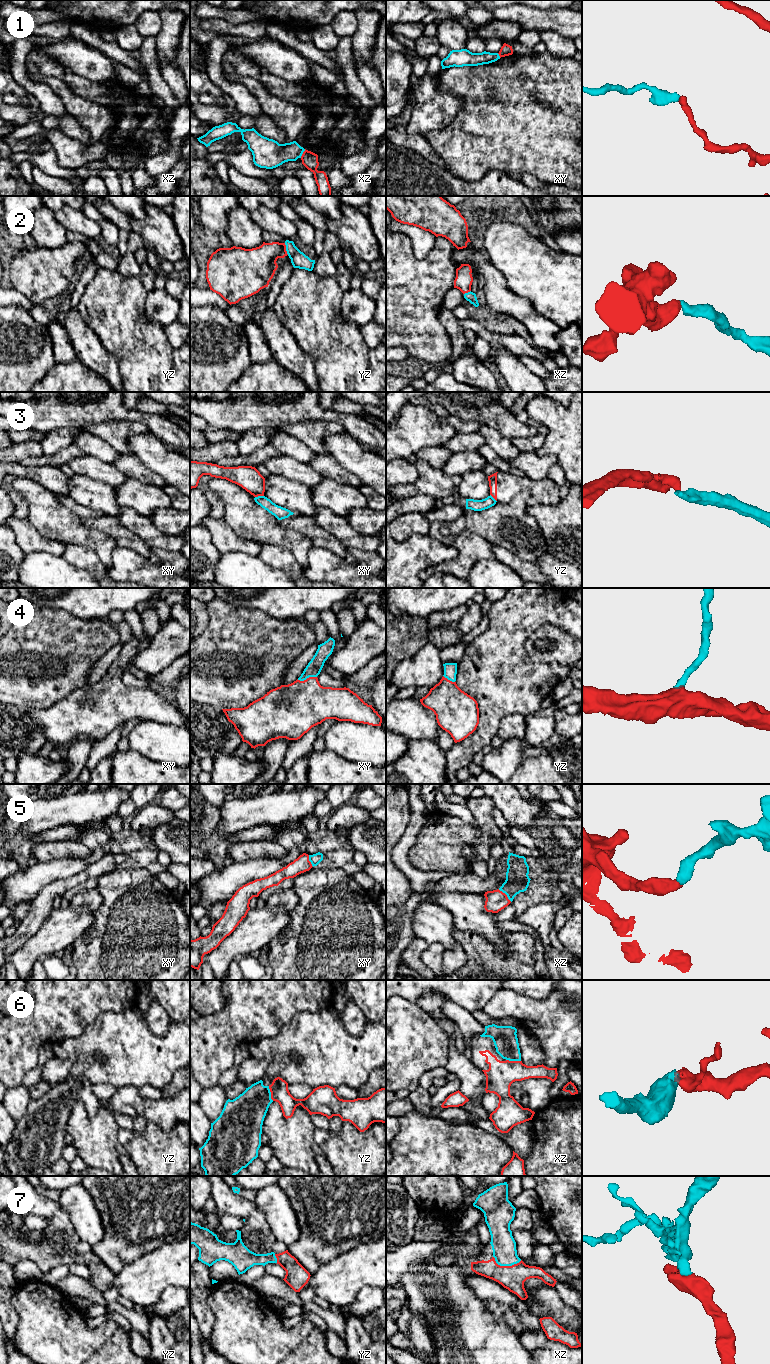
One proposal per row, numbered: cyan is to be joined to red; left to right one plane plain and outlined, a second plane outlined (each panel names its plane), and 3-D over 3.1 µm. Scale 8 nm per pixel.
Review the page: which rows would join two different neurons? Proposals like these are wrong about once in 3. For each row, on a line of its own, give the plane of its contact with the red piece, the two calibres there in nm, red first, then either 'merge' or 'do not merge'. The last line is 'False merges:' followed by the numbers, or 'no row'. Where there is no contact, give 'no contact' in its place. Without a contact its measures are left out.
1: contact in xz; calibres 130 and 200 nm; do not merge
2: contact in yz; calibres 280 and 130 nm; merge
3: contact in xy; calibres 190 and 100 nm; do not merge
4: contact in xy; calibres 400 and 120 nm; merge
5: contact in xz; calibres 170 and 190 nm; merge
6: contact in yz; calibres 140 and 280 nm; merge
7: contact in xz; calibres 190 and 190 nm; merge
False merges: 1, 3

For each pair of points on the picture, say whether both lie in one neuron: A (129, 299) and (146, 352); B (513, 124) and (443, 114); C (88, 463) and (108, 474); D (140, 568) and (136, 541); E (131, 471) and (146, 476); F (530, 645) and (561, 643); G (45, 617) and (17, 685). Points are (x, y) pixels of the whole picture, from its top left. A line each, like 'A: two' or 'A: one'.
A: one
B: two
C: one
D: two
E: one
F: one
G: one

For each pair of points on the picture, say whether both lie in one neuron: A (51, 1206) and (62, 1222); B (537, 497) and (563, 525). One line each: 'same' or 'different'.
A: different
B: different

